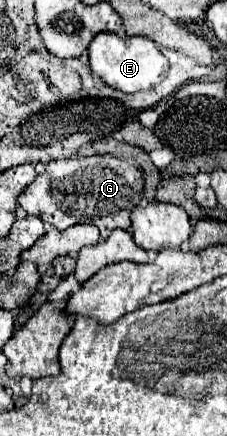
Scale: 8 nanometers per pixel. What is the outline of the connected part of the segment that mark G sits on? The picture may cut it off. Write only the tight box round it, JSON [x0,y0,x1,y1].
[19,155,143,239]

